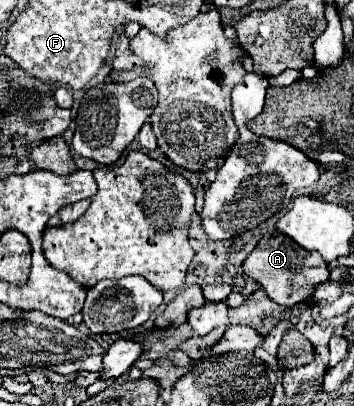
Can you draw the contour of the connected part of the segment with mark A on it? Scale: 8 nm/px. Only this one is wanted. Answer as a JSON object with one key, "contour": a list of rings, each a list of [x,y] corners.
{"contour":[[[285,234],[261,238],[253,252],[243,260],[243,272],[245,276],[253,278],[273,302],[285,308],[307,300],[313,294],[313,288],[321,282],[327,282],[329,278],[327,262],[321,260],[317,252],[307,252],[295,240],[289,240],[289,236]]]}

